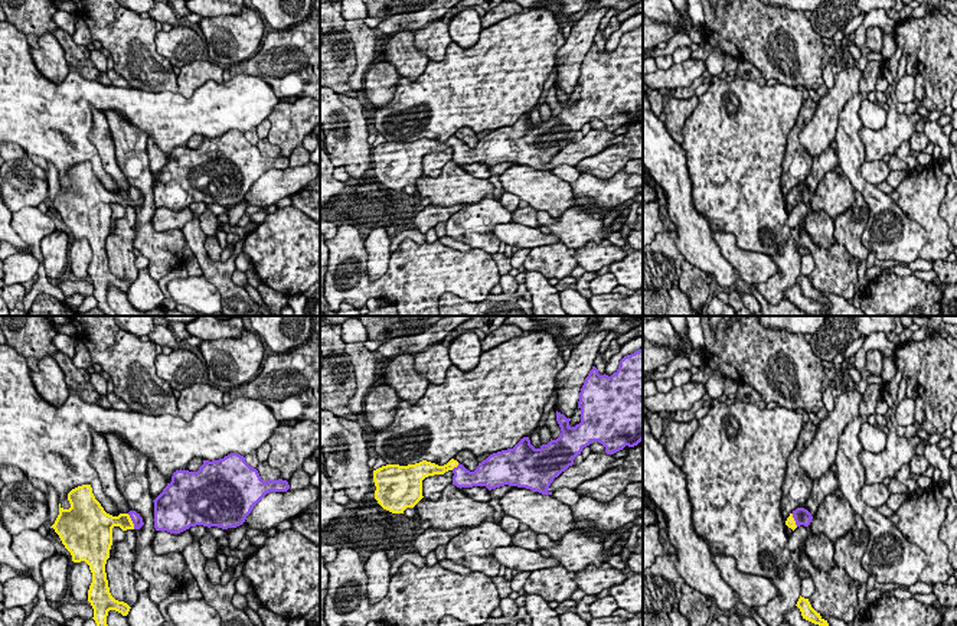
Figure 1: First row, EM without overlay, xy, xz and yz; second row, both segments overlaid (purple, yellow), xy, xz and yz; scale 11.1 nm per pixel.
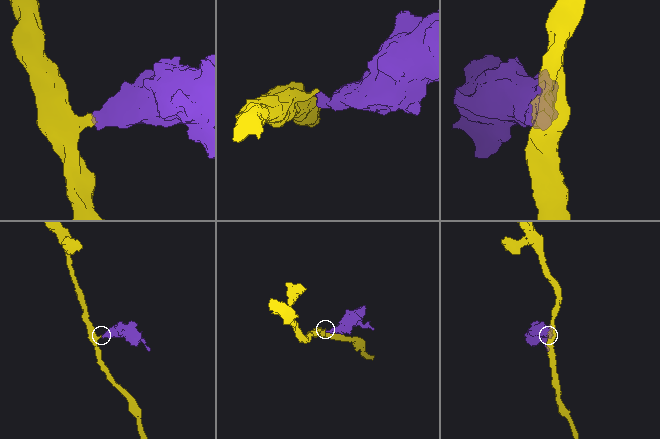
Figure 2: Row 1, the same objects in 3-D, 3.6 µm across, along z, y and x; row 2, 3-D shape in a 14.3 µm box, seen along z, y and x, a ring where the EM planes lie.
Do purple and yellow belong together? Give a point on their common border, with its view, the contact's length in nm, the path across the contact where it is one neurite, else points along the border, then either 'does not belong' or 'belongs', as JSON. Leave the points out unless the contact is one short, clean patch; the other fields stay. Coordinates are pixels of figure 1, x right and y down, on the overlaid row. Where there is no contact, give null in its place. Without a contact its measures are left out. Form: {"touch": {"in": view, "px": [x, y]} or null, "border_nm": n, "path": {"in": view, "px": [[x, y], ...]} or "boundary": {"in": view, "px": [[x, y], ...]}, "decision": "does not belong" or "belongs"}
{"touch": {"in": "xy", "px": [131, 519]}, "border_nm": 190, "path": {"in": "xy", "px": [[136, 518], [131, 519], [123, 519]]}, "decision": "belongs"}

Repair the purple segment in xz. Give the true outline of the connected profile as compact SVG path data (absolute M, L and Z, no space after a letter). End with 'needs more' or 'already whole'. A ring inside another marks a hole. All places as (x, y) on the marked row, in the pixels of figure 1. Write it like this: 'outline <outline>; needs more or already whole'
outline M643 348L624 356L611 376L600 375L598 369L592 366L581 388L578 408L581 410L581 423L575 427L569 426L571 418L556 411L556 421L562 431L556 440L551 438L548 444L535 449L529 437L523 437L513 449L490 454L478 463L474 472L467 470L454 459L444 466L427 460L408 466L382 466L373 470L375 499L389 512L404 513L406 508L414 508L424 498L422 480L425 477L444 475L448 470L454 473L453 485L460 489L486 486L491 490L509 485L552 495L548 488L553 479L572 466L574 459L592 441L601 443L607 454L614 454L626 446L634 447L643 440Z; needs more

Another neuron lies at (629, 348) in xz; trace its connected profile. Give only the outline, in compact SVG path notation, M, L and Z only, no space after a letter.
M638 336L636 339L631 339L630 342L621 345L621 349L617 355L614 355L605 365L605 375L611 376L614 372L617 372L620 366L620 361L634 353L636 351L643 348L643 336Z

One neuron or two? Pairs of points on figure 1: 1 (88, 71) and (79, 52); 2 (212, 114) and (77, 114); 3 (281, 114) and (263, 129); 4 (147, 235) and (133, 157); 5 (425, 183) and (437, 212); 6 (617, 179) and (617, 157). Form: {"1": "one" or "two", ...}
{"1": "one", "2": "one", "3": "two", "4": "one", "5": "two", "6": "two"}

